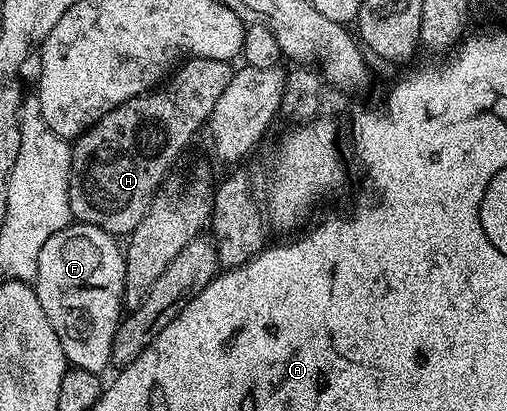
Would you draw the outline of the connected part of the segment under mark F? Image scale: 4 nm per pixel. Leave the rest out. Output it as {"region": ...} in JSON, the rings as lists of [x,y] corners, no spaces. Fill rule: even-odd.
{"region":[[[70,222],[69,226],[59,229],[55,237],[47,240],[47,245],[43,245],[43,250],[39,252],[39,273],[35,280],[35,290],[39,297],[39,305],[43,305],[43,313],[47,313],[47,321],[51,321],[51,329],[55,329],[55,337],[59,337],[59,345],[63,345],[65,361],[69,367],[78,367],[98,373],[104,372],[104,367],[110,366],[111,345],[117,332],[117,324],[123,318],[123,281],[125,280],[125,253],[122,244],[114,236],[107,234],[99,225],[90,223]]]}

